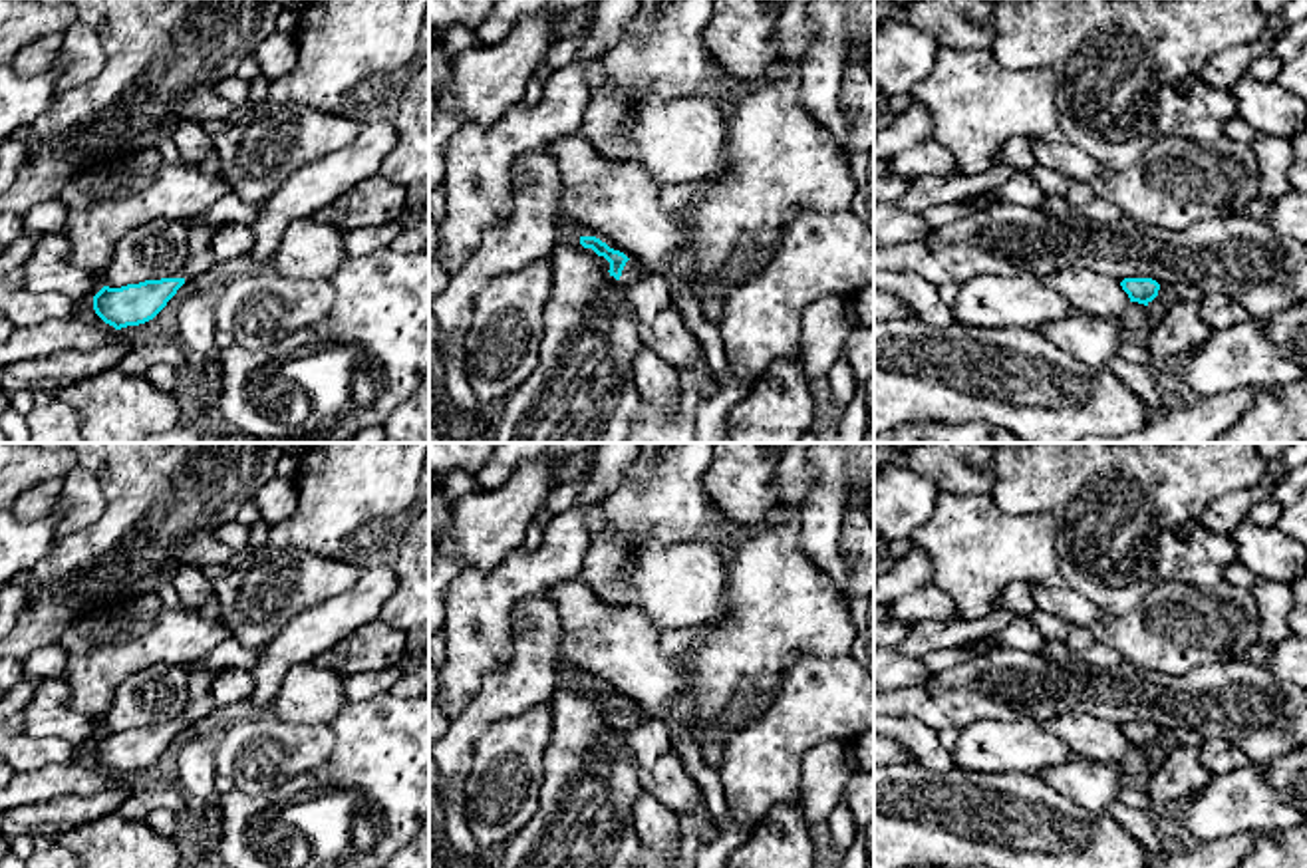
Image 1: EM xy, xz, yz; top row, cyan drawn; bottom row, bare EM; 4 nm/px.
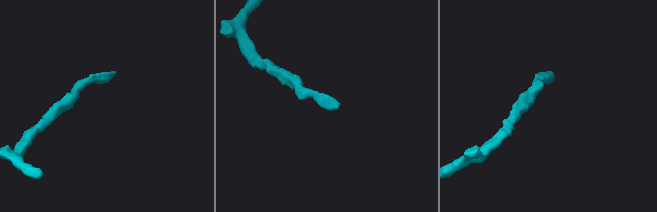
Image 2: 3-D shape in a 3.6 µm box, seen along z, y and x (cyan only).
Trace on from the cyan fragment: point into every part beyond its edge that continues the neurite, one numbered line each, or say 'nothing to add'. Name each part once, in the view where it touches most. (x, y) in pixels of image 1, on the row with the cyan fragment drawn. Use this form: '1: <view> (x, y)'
1: xz (634, 269)

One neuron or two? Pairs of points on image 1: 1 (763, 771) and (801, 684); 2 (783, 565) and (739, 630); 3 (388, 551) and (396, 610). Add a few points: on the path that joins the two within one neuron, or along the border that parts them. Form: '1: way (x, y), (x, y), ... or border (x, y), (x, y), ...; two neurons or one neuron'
1: way (771, 749), (801, 718), (801, 706); one neuron
2: way (773, 580), (773, 596), (755, 614); one neuron
3: way (402, 565), (406, 569), (406, 596); one neuron

